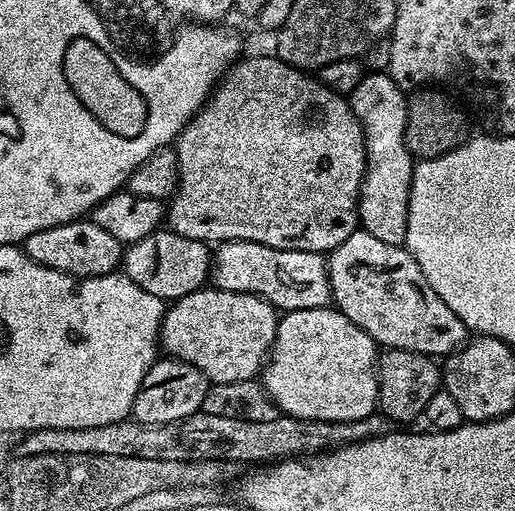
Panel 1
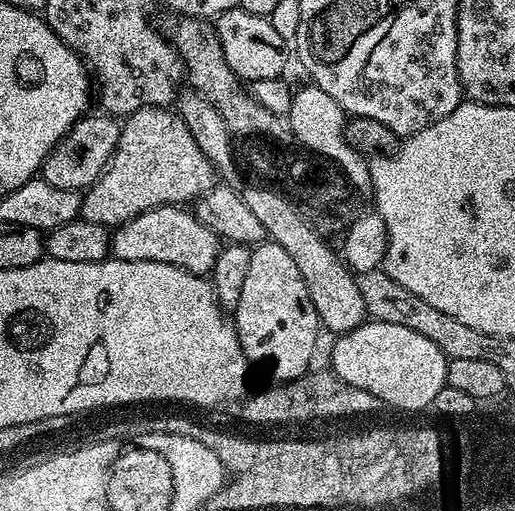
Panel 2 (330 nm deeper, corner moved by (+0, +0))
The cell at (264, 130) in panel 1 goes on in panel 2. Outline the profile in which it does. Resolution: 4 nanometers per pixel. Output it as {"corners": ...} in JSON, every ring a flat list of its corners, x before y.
{"corners":[[139,108,121,123,112,161,83,193,82,216,112,230,143,212,167,204,184,206,199,200,214,187,217,176,217,170,199,149,194,134,181,116,168,108]]}

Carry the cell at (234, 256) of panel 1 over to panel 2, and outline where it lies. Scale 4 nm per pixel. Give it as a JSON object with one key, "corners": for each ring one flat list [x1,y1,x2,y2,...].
{"corners":[[167,204,149,212,138,214,138,218,127,220,111,233,111,255,126,262,166,262,170,266,185,268,197,274,211,273,216,264,222,241,210,226,196,217,195,211,184,206]]}

